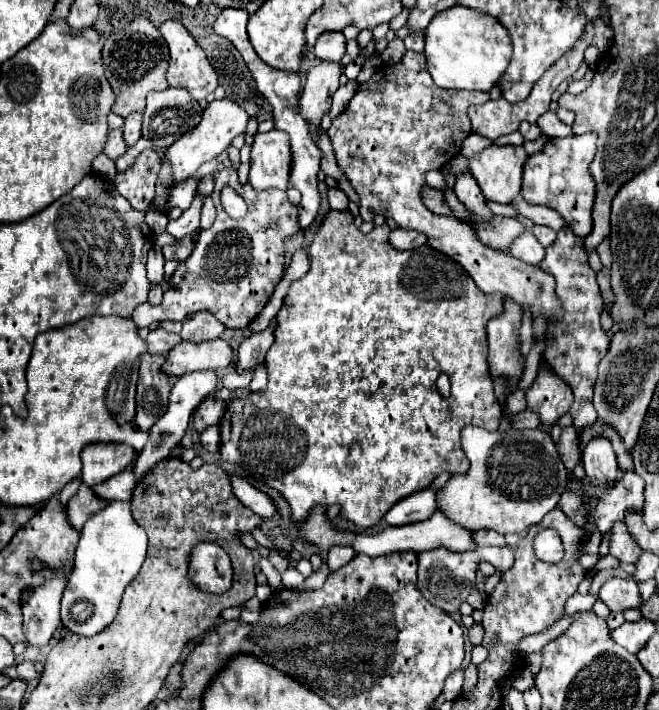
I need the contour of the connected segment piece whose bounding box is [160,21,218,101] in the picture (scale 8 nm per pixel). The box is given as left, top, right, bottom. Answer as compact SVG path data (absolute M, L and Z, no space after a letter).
M166 21L160 25L160 33L170 49L170 65L166 71L166 79L170 87L182 87L186 89L194 99L202 101L206 99L218 85L218 75L214 71L214 67L210 65L208 57L204 55L204 51L200 49L200 45L190 37L190 33L178 23L178 21Z

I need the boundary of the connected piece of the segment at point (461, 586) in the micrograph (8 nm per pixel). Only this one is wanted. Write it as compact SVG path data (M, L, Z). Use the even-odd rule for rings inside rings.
M432 549L432 551L422 551L418 553L418 587L422 591L422 595L434 603L436 607L444 609L446 613L454 613L458 611L458 607L466 601L466 597L472 591L474 585L474 577L476 577L476 569L478 569L478 561L486 559L484 551L498 551L498 549L478 549L472 553L452 553L448 549Z

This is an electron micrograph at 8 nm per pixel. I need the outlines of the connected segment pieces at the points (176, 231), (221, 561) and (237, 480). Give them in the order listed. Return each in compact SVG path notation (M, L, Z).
M194 197L192 205L182 213L182 217L174 219L168 223L166 233L180 239L192 231L198 231L198 219L200 219L200 207L202 207L202 197Z
M198 543L188 557L188 579L204 593L226 593L233 580L230 557L214 543Z
M232 477L230 481L232 481L234 495L240 499L240 503L250 507L256 515L260 515L260 517L276 515L276 507L272 505L272 501L258 489L254 489L248 481L244 481L242 477Z

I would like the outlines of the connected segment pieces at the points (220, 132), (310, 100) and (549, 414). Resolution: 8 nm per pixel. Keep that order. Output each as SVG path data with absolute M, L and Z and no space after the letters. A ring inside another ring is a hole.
M230 99L210 101L202 113L202 121L194 129L184 133L172 147L166 149L166 157L172 161L174 167L174 181L176 183L186 181L188 177L194 175L194 171L202 163L218 157L232 143L234 137L246 133L246 125L248 125L248 113L242 107L238 107L234 101Z
M316 61L316 65L308 71L306 85L300 93L300 115L310 125L312 141L318 141L320 121L326 111L330 111L330 101L334 91L340 87L338 77L342 73L340 63L324 63Z
M542 363L536 381L526 391L526 403L528 409L540 417L542 425L554 425L570 411L572 391L560 377L550 373L546 363Z

